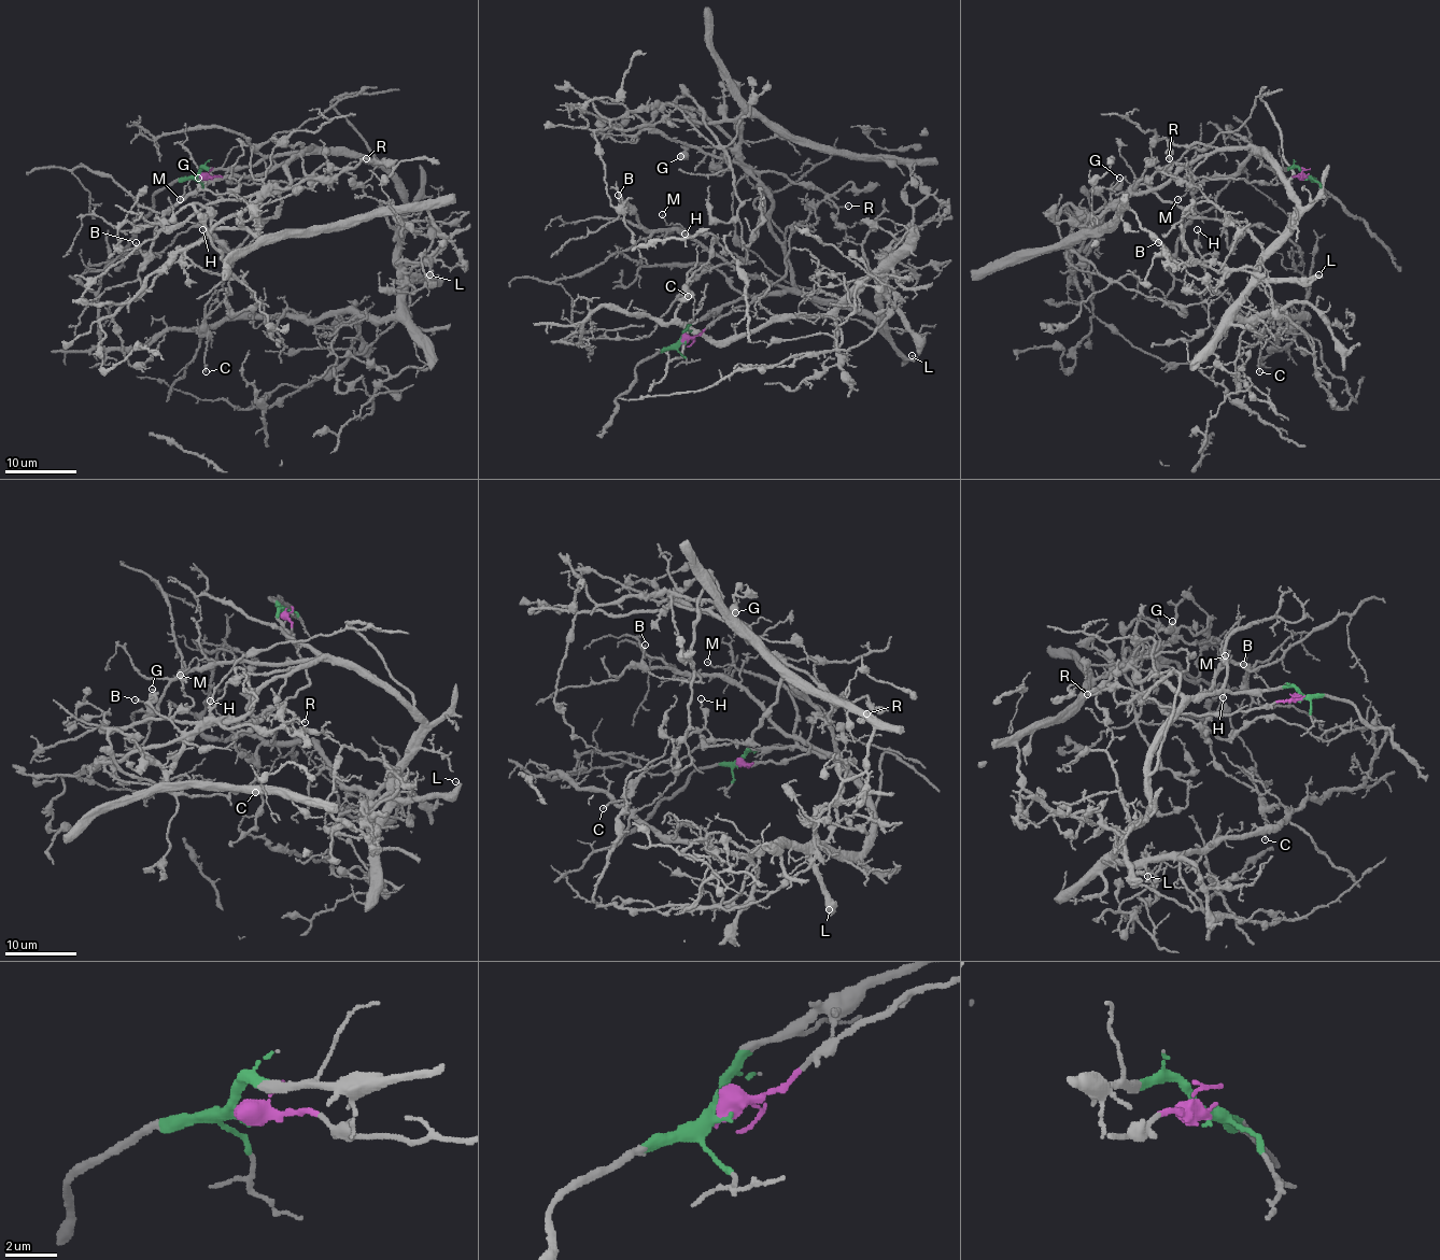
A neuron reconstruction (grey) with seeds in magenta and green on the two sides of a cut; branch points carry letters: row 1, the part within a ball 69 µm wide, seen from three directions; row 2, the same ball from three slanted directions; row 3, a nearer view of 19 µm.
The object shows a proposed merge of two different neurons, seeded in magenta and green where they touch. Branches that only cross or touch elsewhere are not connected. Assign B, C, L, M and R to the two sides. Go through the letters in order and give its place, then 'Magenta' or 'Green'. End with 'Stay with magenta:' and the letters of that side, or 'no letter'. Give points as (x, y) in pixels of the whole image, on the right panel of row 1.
B: Place: (1158, 242). Green
C: Place: (1259, 371). Green
L: Place: (1318, 274). Green
M: Place: (1177, 199). Green
R: Place: (1169, 158). Magenta
Stay with magenta: R

